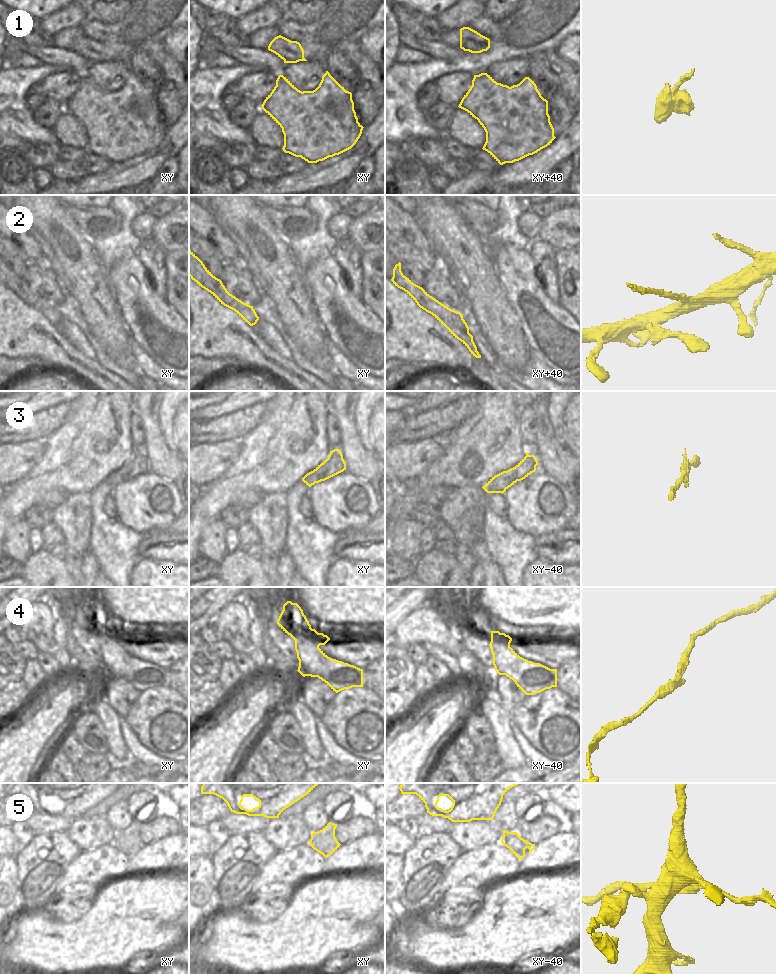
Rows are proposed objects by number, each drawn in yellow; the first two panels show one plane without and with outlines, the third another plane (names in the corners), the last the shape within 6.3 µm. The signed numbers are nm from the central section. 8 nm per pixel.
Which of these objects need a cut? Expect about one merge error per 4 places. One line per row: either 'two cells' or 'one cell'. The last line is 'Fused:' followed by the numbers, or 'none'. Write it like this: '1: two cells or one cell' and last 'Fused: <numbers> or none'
1: two cells
2: two cells
3: one cell
4: one cell
5: two cells
Fused: 1, 2, 5

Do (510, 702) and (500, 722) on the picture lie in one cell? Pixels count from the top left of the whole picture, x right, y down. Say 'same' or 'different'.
different

